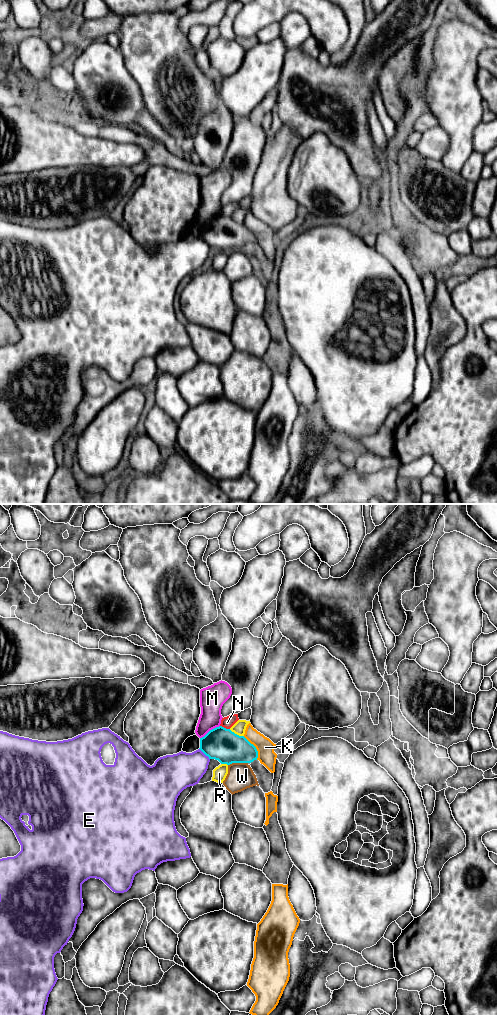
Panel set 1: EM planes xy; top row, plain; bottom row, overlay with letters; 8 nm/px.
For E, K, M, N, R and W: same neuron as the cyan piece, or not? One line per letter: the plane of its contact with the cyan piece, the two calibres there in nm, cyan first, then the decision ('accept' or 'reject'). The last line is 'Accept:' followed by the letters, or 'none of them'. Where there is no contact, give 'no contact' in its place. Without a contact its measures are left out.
E: xy | 260/280 nm | reject
K: xy | 260/140 nm | reject
M: xy | 260/190 nm | reject
N: xy | 260/100 nm | reject
R: xy | 260/100 nm | reject
W: xy | 260/220 nm | reject
Accept: none of them

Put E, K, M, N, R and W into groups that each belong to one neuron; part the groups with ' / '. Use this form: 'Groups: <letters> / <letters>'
Groups: E / K / M R / N / W

